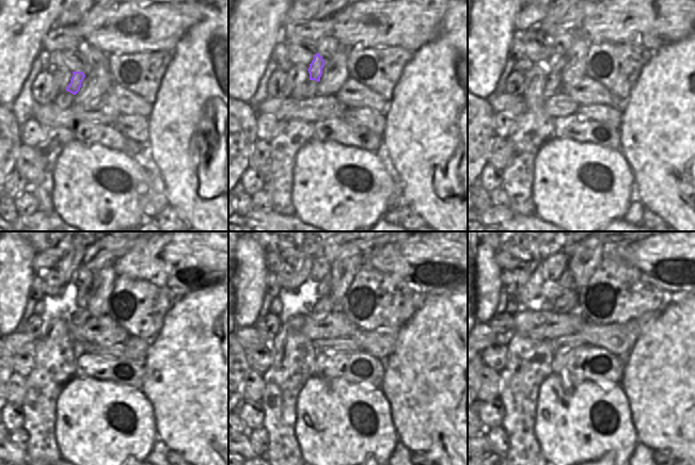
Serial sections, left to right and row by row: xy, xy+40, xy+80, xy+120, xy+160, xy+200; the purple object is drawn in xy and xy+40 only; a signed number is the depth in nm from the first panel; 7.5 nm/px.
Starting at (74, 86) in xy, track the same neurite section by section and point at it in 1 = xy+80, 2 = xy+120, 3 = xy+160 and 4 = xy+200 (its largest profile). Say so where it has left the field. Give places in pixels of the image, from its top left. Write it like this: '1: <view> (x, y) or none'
1: xy+80 (555, 63)
2: xy+120 (72, 298)
3: xy+160 (302, 301)
4: xy+200 (550, 290)

